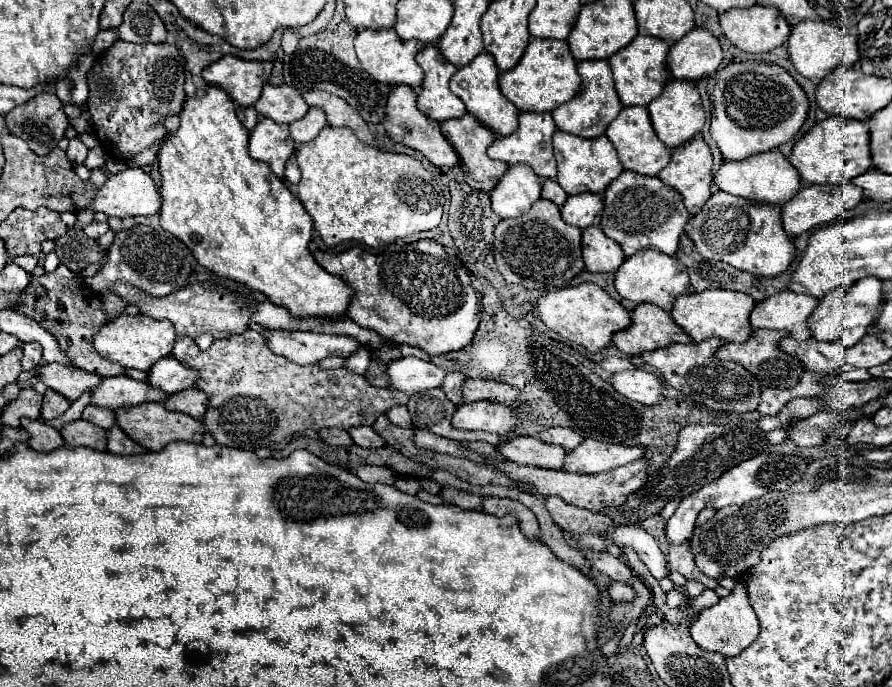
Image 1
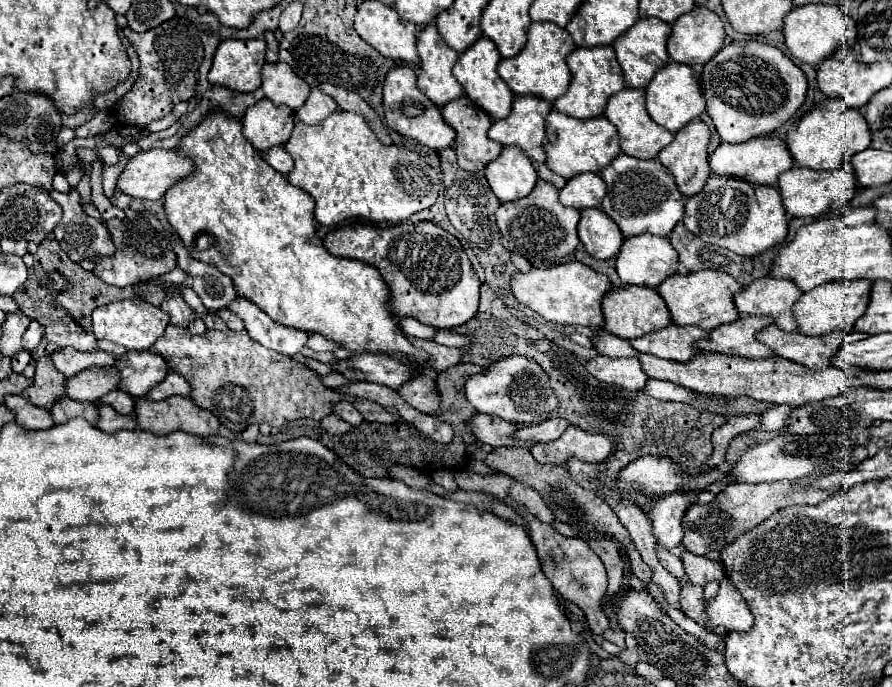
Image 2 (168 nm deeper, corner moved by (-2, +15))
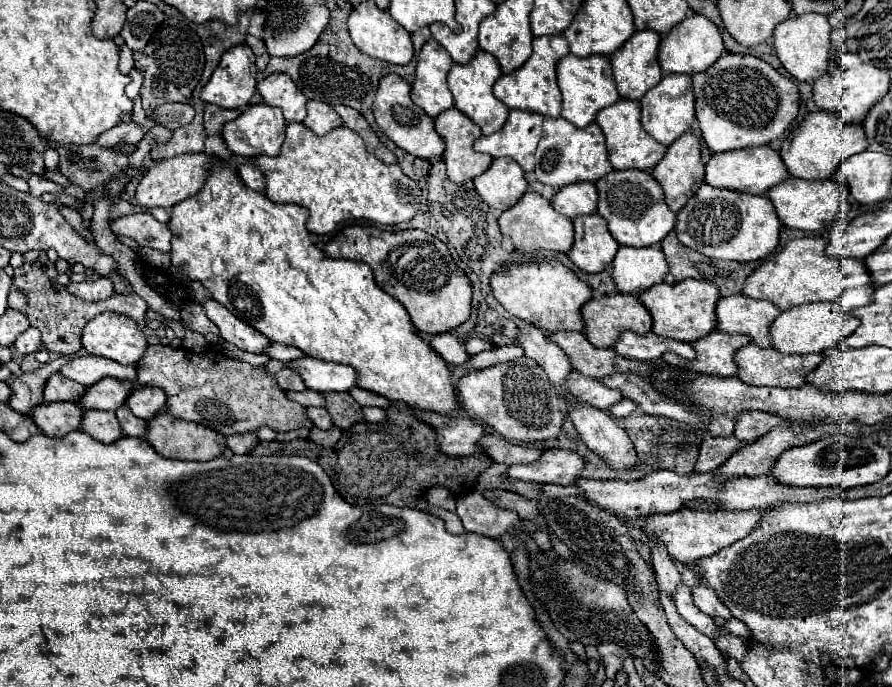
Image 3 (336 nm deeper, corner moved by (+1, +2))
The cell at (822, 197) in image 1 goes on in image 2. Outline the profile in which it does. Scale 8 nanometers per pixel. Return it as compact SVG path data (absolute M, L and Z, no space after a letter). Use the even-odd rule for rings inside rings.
M850 161L834 170L815 171L806 167L792 167L778 177L780 195L790 217L822 217L828 207L838 209L846 205L856 193L856 177L852 173Z

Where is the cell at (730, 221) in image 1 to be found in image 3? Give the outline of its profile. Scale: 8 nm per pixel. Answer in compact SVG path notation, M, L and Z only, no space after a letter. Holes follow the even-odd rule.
M705 182L683 206L683 210L679 210L675 224L677 238L685 246L709 258L735 262L755 262L769 256L779 244L779 230L781 220L777 218L767 196L751 196L725 188L713 188Z

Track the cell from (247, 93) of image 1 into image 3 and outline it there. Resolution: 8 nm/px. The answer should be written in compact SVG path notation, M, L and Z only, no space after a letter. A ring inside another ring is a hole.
M233 46L221 56L211 80L201 90L201 100L221 108L243 110L257 92L255 54L249 46Z

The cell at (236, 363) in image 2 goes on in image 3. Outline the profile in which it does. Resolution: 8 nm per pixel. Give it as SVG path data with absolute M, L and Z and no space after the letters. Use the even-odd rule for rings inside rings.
M163 344L149 346L137 364L137 380L143 386L157 386L167 394L165 412L219 430L223 436L257 432L263 426L269 426L275 432L313 428L307 408L285 396L275 374L267 372L265 366L241 362L215 348L197 354Z

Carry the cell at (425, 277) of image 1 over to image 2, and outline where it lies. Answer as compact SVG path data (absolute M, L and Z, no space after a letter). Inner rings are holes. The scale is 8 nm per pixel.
M430 221L378 227L350 223L330 231L324 245L332 255L360 259L378 267L392 291L392 311L398 317L414 317L436 329L452 329L470 321L478 311L480 281L460 241Z

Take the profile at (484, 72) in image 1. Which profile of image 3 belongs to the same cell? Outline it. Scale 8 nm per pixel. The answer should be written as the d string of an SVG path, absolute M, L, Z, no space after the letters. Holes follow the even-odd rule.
M479 50L475 54L475 58L467 64L453 64L453 68L449 70L449 76L447 76L449 90L453 92L453 98L455 98L455 108L459 108L475 124L479 124L479 128L485 136L501 130L503 124L507 122L507 114L509 114L509 108L501 100L497 100L493 94L493 84L499 76L501 76L501 68L499 68L497 58L485 50Z

